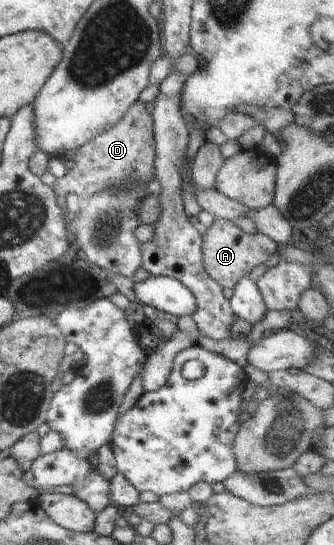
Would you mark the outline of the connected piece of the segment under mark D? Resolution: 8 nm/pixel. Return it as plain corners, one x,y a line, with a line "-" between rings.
140,100
124,114
124,118
108,130
80,146
74,158
74,167
51,187
59,200
68,194
78,197
80,204
86,204
96,192
110,186
126,186
126,182
142,182
144,186
155,178
155,131
153,119

